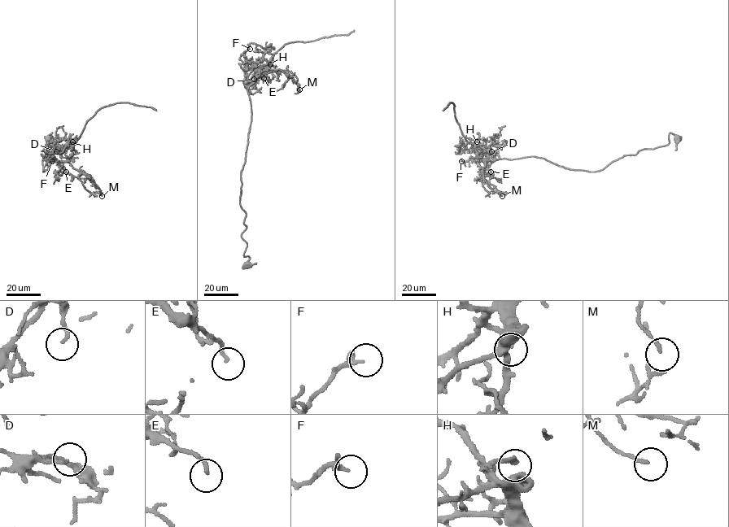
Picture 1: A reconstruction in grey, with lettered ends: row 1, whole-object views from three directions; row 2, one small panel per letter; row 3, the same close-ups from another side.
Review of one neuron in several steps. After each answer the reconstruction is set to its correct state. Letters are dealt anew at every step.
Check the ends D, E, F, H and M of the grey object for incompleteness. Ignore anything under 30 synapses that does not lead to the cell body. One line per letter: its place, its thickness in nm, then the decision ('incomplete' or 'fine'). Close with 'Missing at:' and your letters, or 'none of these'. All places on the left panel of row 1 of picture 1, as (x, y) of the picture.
D: place (56, 151); calibre 130 nm; fine
E: place (66, 172); calibre 140 nm; incomplete
F: place (52, 161); calibre 190 nm; fine
H: place (72, 141); calibre 240 nm; incomplete
M: place (102, 196); calibre 130 nm; fine
Missing at: E, H

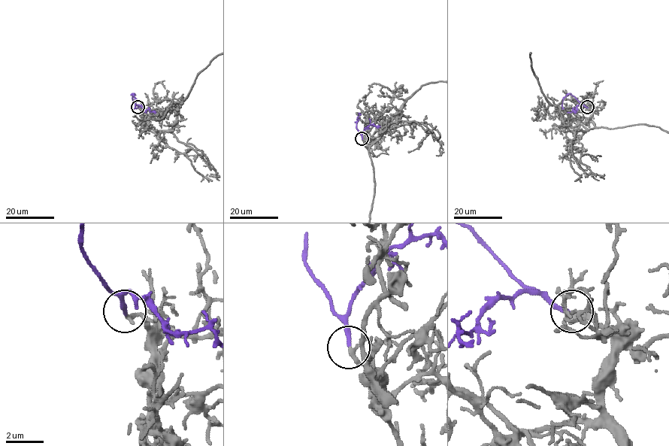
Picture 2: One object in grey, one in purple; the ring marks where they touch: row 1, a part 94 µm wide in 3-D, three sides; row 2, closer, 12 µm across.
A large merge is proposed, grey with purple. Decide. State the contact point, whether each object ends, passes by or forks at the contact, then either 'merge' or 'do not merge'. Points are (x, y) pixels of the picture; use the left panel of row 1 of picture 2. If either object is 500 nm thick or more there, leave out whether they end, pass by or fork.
place (137, 107); grey ends; purple ends; merge

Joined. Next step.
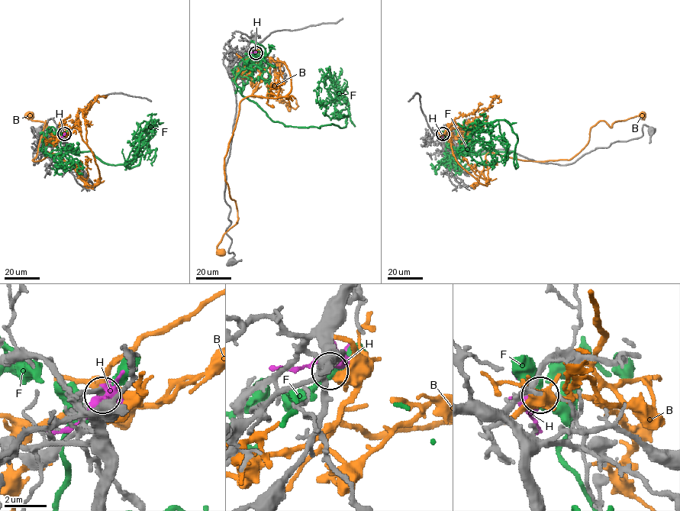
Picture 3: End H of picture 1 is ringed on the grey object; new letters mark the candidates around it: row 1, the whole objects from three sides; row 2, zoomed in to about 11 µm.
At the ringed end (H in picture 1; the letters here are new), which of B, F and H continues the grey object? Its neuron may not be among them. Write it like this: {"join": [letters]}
{"join": []}

